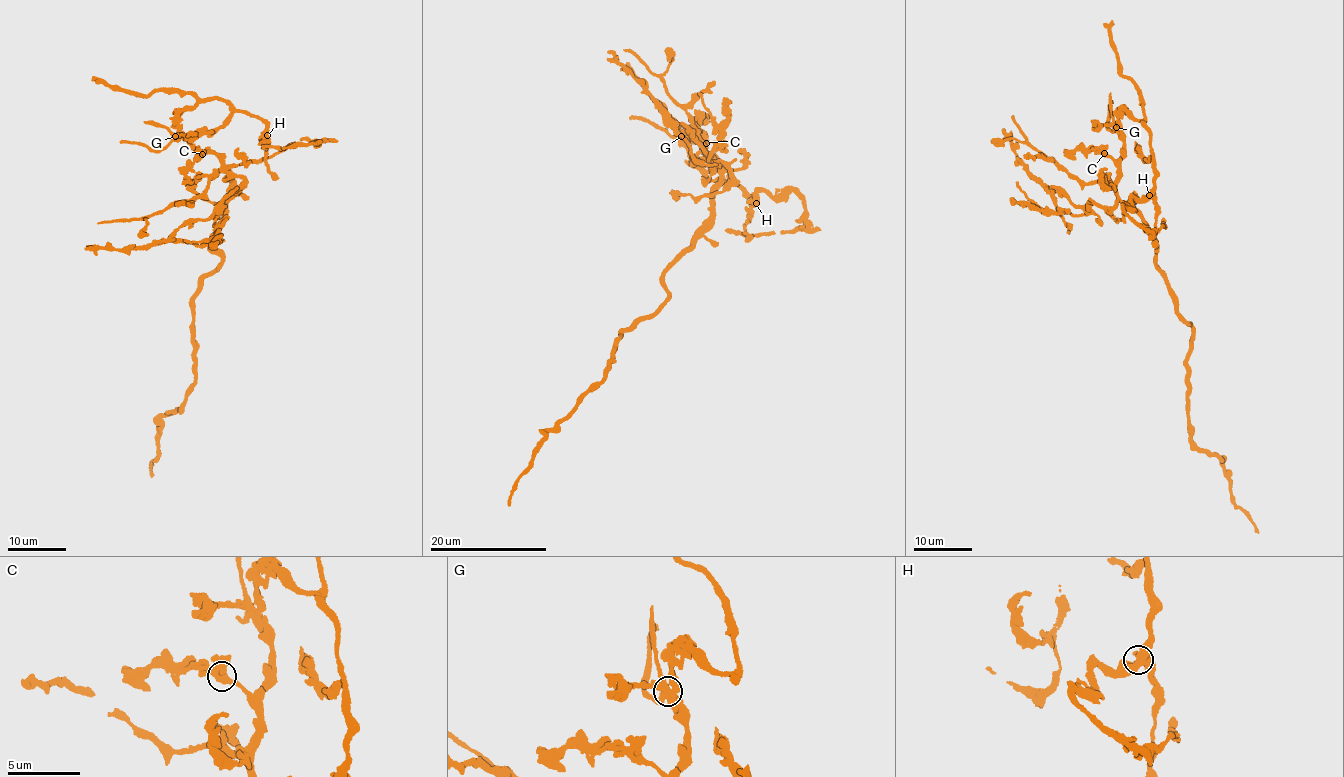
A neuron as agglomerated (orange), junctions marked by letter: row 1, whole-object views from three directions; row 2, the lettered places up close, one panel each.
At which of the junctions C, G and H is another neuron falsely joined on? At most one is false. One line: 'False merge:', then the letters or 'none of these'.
False merge: G

